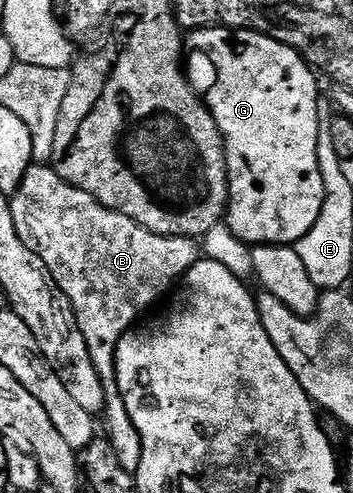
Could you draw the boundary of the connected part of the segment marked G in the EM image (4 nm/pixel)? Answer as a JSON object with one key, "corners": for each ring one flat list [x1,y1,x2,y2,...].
{"corners":[[211,26,209,30,194,30,187,35,186,46,189,51,201,50,208,54,212,61,212,66,216,69,216,79,212,82,212,87,206,93,208,110,214,116,218,128,224,137,224,151,228,153,228,208,226,211,226,223,232,230,234,237,249,247,254,246,292,246,302,240,304,236,315,226,315,222,322,212,324,204,324,188,322,172,319,171,318,160,318,136,319,118,318,102,322,97,322,91,316,87,317,75,313,67,304,60,304,55,298,53,294,48,282,44,265,34,259,34,257,30,230,30,223,26]]}

